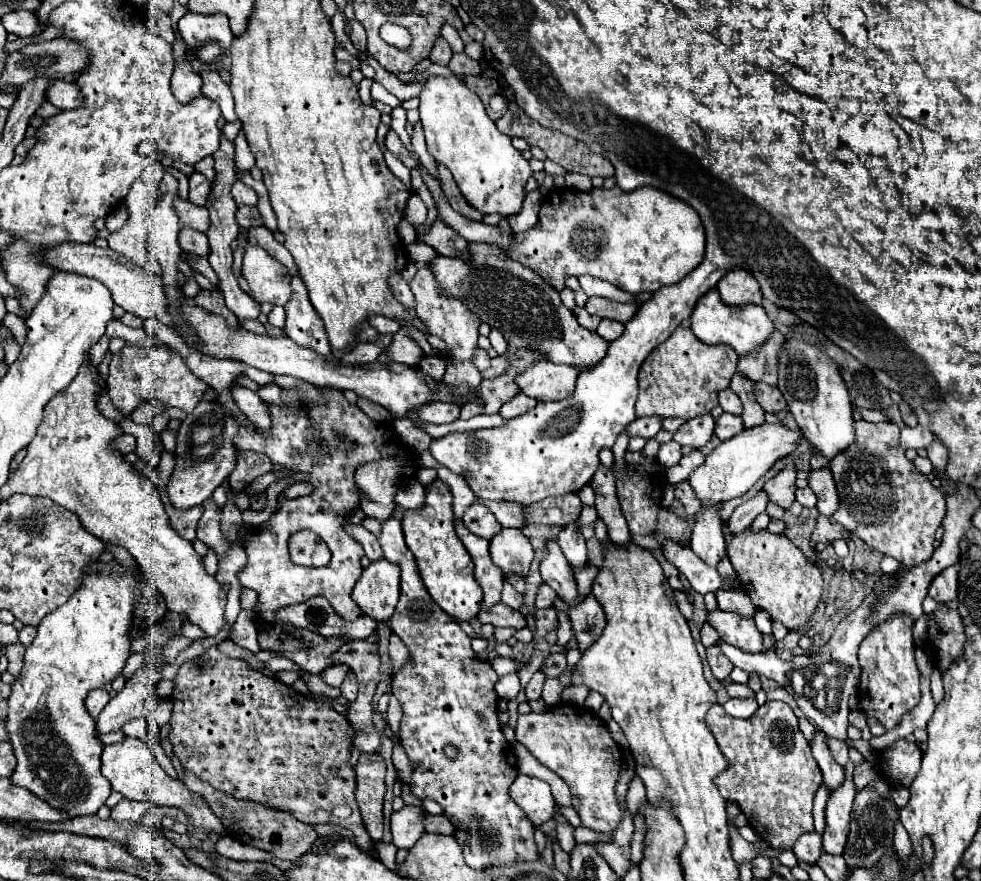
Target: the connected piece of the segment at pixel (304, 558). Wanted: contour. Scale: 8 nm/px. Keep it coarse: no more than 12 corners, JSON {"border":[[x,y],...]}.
{"border":[[313,532],[289,538],[291,560],[299,566],[325,566],[329,548]]}

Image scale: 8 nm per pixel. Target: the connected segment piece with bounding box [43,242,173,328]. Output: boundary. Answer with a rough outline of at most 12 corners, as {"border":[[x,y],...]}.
{"border":[[65,242],[47,264],[103,282],[125,312],[173,328],[163,280],[111,248]]}

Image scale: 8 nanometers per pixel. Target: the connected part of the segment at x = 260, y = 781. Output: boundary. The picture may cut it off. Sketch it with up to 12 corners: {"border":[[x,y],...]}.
{"border":[[217,646],[169,740],[229,796],[349,828],[351,726]]}

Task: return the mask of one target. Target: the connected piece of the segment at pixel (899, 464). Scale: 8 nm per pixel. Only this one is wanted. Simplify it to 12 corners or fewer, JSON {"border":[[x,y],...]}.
{"border":[[855,422],[829,464],[833,520],[917,566],[931,558],[945,492],[891,422]]}

